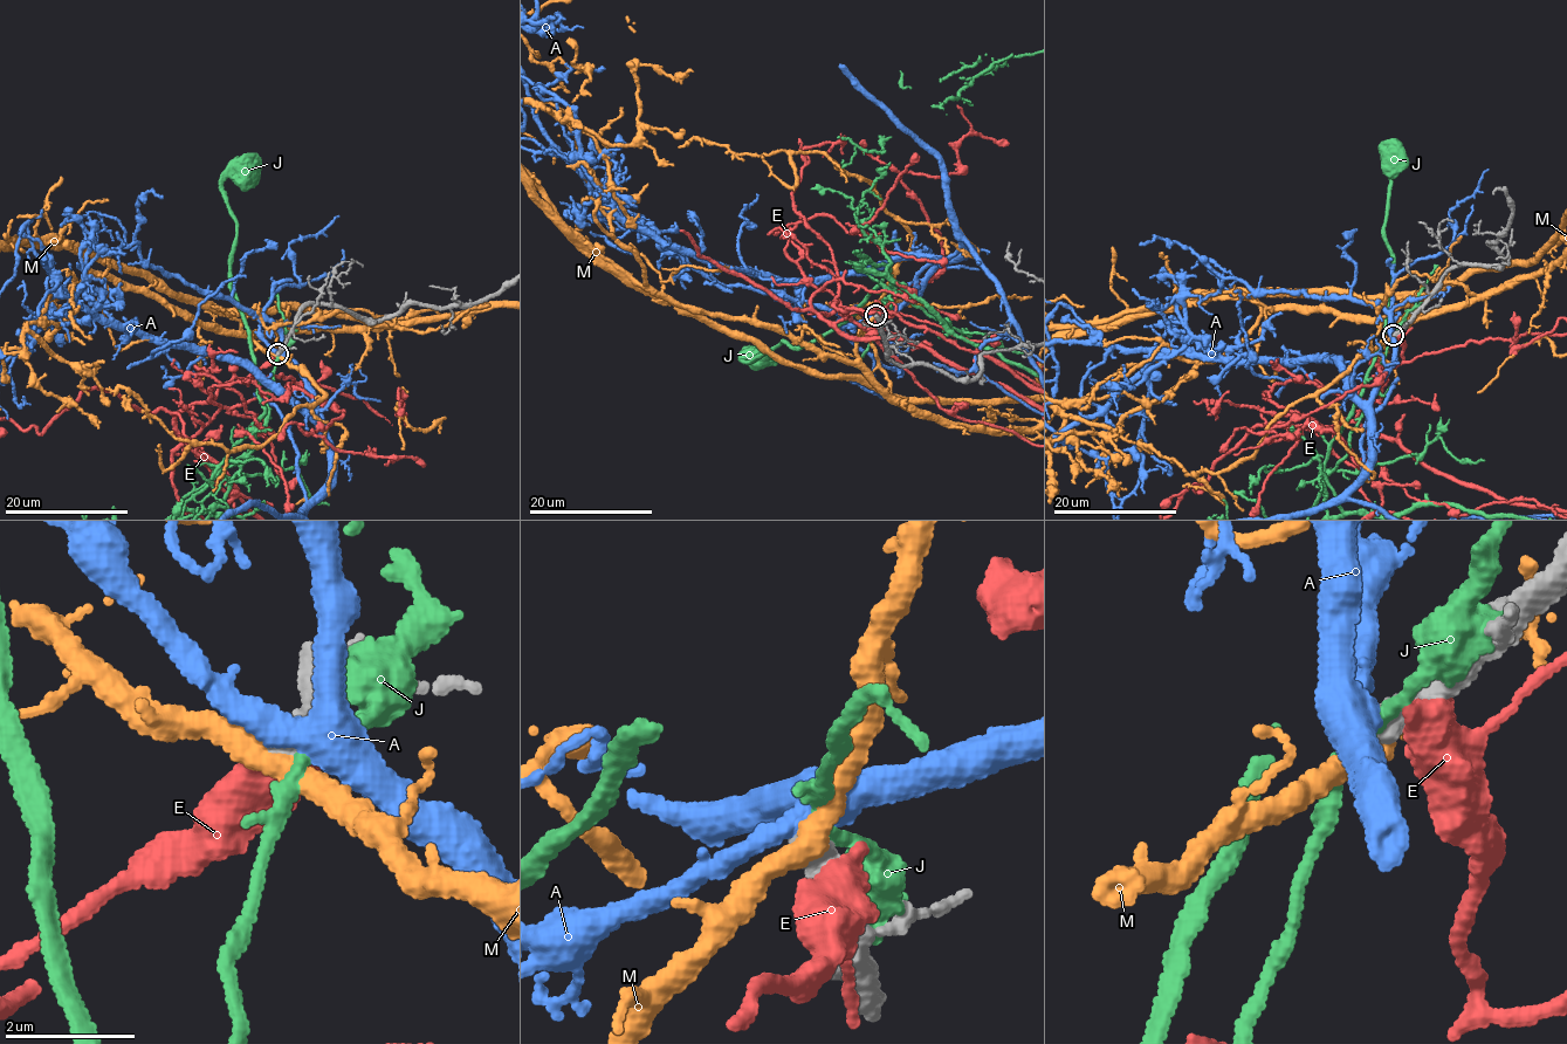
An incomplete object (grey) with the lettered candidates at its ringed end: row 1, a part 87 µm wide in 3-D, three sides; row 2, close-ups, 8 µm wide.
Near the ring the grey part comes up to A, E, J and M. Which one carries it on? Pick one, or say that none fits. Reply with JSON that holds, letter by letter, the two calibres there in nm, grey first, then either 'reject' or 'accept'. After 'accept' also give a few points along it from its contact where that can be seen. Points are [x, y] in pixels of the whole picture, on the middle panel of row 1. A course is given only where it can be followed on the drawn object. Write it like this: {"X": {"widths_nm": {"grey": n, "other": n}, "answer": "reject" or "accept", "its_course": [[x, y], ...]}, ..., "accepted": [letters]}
{"A": {"widths_nm": {"grey": 480, "other": 360}, "answer": "reject"}, "E": {"widths_nm": {"grey": 600, "other": 650}, "answer": "reject"}, "J": {"widths_nm": {"grey": 500, "other": 200}, "answer": "reject"}, "M": {"widths_nm": {"grey": 480, "other": 360}, "answer": "reject"}, "accepted": []}

